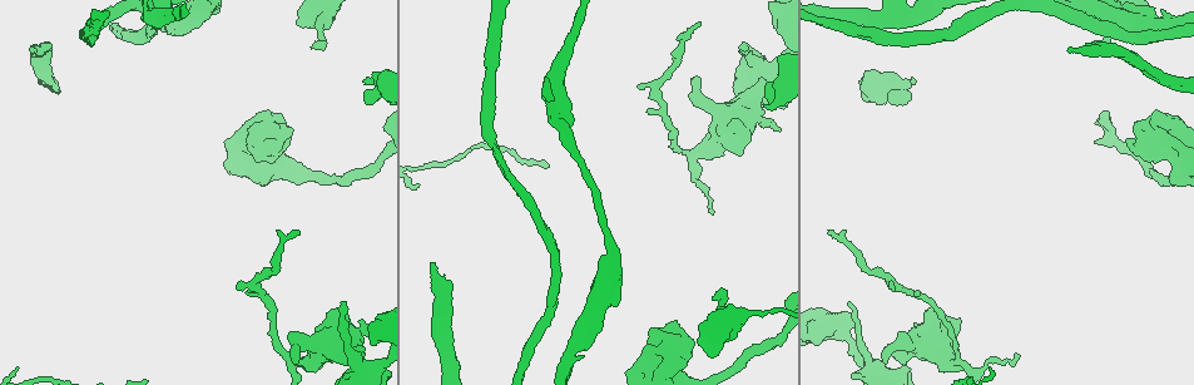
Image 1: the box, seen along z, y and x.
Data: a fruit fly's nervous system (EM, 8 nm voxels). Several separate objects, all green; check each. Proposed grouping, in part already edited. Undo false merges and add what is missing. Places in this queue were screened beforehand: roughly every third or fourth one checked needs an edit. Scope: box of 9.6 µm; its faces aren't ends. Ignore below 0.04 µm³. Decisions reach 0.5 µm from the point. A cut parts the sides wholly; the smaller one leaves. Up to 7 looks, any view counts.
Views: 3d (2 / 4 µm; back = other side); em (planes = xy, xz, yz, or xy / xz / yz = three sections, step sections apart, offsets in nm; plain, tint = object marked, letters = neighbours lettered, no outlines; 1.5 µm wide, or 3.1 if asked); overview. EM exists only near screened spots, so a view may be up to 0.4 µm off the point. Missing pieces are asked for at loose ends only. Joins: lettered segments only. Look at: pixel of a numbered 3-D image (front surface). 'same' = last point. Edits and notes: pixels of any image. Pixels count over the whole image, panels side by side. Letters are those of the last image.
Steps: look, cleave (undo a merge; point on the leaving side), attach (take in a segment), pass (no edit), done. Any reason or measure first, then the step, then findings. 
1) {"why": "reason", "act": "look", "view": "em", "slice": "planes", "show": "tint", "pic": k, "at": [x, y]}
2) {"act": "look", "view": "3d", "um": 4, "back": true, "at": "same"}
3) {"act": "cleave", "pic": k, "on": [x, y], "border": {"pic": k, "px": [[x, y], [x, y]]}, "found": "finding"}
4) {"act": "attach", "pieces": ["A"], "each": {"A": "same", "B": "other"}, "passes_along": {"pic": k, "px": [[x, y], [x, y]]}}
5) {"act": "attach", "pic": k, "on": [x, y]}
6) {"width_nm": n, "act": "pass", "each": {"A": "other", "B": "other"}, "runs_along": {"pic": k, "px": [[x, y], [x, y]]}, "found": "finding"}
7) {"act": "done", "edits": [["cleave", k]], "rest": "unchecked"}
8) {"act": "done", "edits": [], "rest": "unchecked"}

{"why": "an open end", "act": "look", "view": "3d", "um": 4, "pic": 1, "at": [321, 42]}

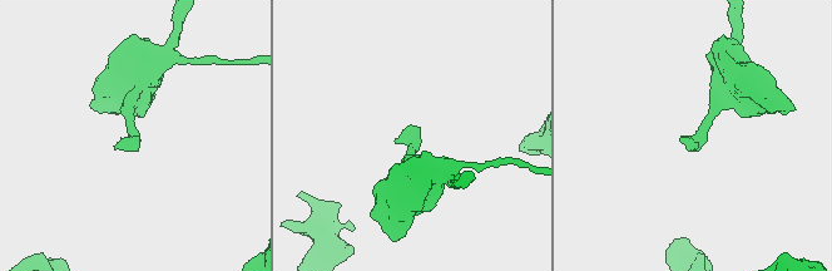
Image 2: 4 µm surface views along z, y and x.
{"why": "shape alone is not enough", "act": "look", "view": "em", "slice": "planes", "show": "tint", "pic": 2, "at": [681, 141]}

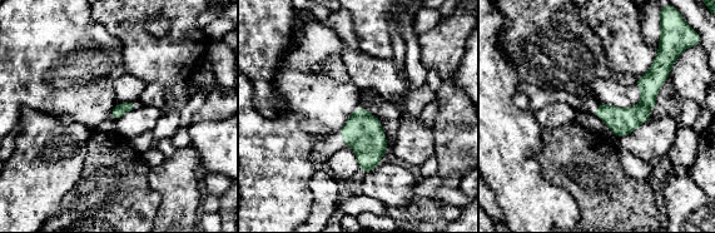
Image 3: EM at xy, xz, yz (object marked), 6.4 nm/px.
{"act": "look", "view": "em", "slice": "planes", "show": "letters", "at": "same"}

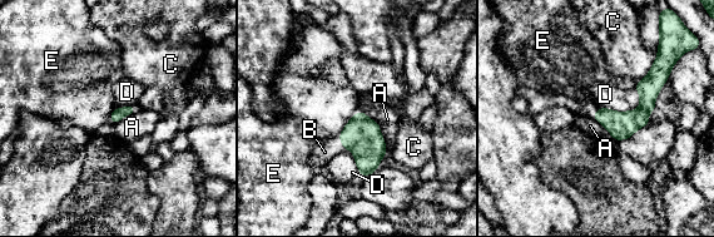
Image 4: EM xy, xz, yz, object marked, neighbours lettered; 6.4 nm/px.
{"act": "attach", "pieces": ["B"], "each": {"A": "other", "B": "same", "C": "other", "D": "other", "E": "other"}, "found": "the neuron continues"}

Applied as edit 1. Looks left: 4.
{"why": "see it whole again", "act": "look", "view": "overview"}

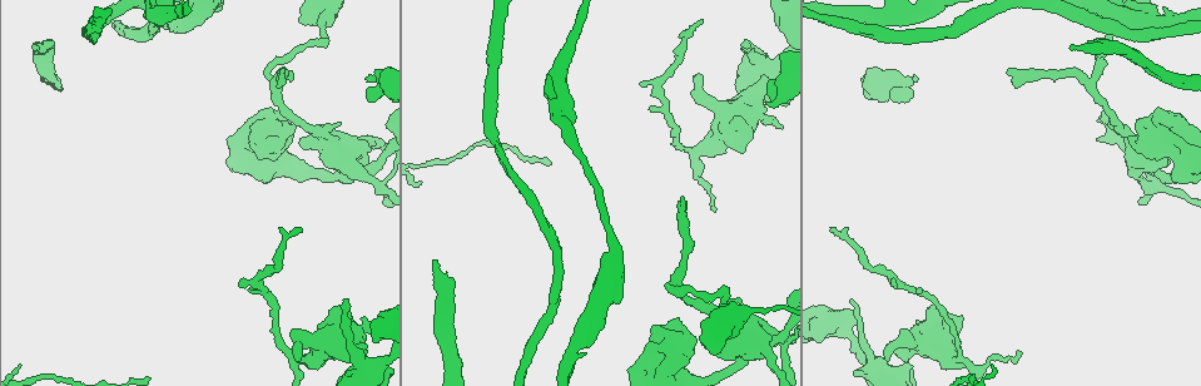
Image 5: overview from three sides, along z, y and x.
{"why": "branch stops here", "act": "look", "view": "em", "slice": "xy", "step": 4, "show": "letters", "pic": 5, "at": [433, 261]}

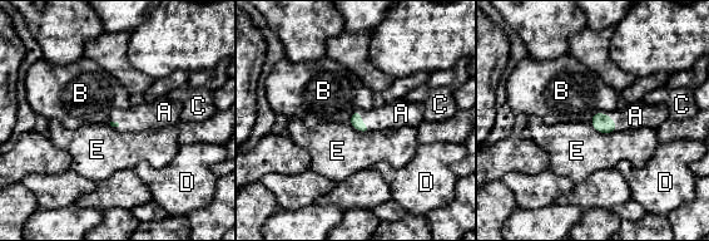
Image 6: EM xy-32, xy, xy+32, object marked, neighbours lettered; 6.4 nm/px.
{"act": "attach", "pieces": ["A"], "each": {"A": "same", "B": "other", "C": "other", "D": "other", "E": "other"}, "found": "the neuron continues"}

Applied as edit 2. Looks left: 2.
{"why": "sharp bend", "act": "look", "view": "3d", "um": 2, "pic": 5, "at": [295, 364]}

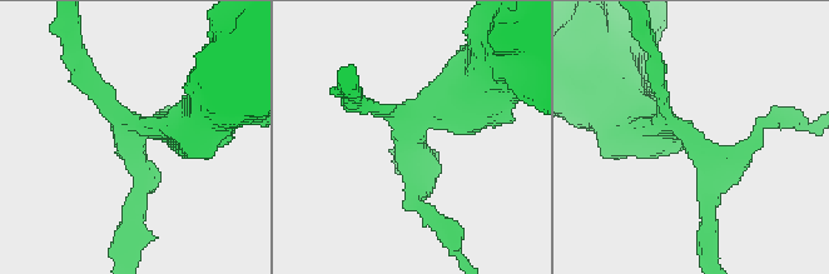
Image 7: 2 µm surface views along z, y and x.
{"why": "now the EM", "act": "look", "view": "em", "slice": "planes", "show": "letters", "pic": 7, "at": [138, 123]}

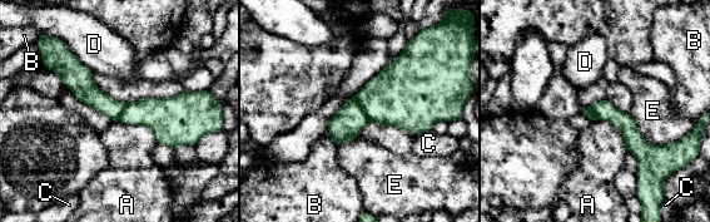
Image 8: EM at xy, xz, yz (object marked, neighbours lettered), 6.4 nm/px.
{"width_nm": 130, "act": "cleave", "pic": 8, "on": [398, 95], "each": {"A": "other", "B": "other", "C": "other", "D": "other", "E": "other"}, "border": {"pic": 8, "px": [[354, 98], [370, 121]]}, "found": "two neurons meet here"}

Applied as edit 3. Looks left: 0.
{"act": "done", "edits": [["attach", 4], ["attach", 6], ["cleave", 8]], "rest": "unchecked"}

